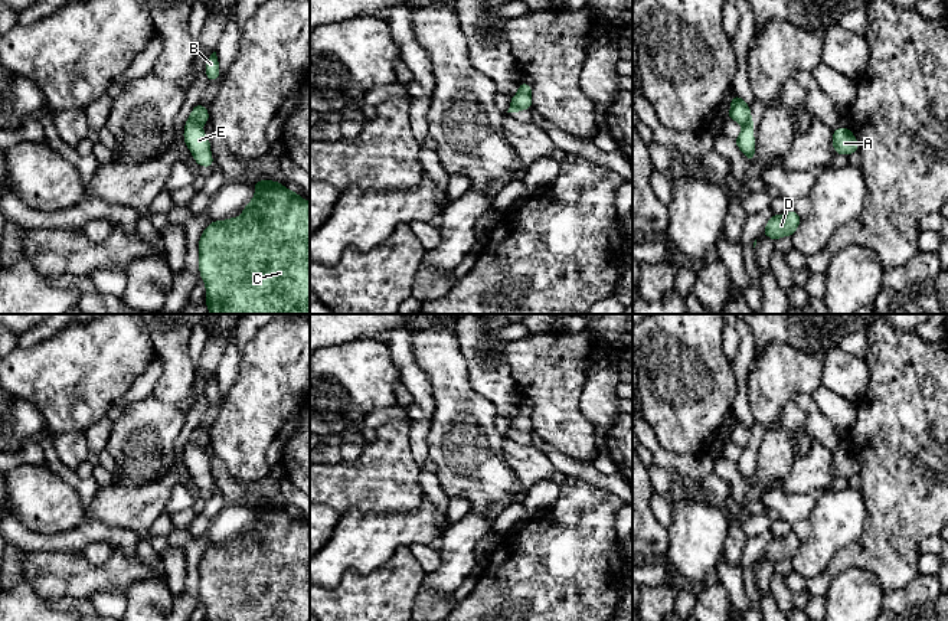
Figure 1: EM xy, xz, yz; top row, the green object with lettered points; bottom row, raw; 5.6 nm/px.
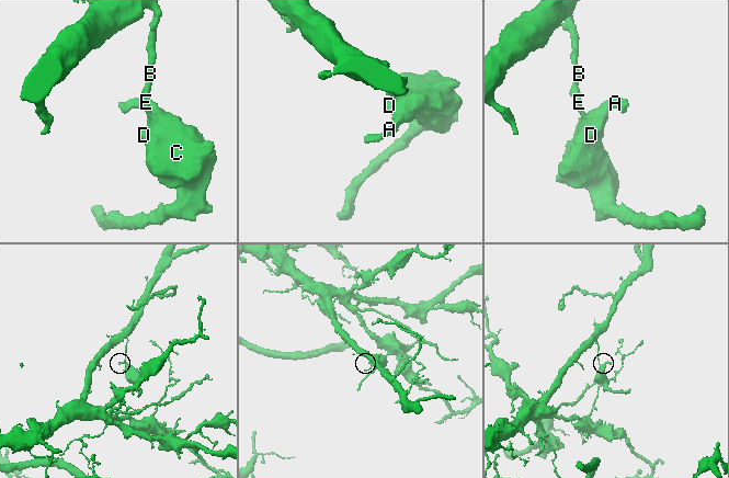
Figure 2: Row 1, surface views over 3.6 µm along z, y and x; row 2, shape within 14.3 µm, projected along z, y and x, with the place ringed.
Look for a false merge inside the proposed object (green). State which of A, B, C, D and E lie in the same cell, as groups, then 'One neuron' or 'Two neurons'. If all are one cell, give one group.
Groups: A C D E / B. Two neurons

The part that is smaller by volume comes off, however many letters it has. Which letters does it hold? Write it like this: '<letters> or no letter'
A, C, D, E

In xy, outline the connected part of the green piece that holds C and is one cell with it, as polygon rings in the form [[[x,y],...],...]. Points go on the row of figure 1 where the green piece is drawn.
[[[254,180],[254,182],[255,182],[255,196],[243,207],[242,215],[238,218],[210,222],[199,239],[199,255],[200,255],[199,272],[206,287],[206,308],[209,310],[210,314],[310,314],[310,202],[304,200],[294,190],[287,190],[284,187],[284,183],[272,180]]]

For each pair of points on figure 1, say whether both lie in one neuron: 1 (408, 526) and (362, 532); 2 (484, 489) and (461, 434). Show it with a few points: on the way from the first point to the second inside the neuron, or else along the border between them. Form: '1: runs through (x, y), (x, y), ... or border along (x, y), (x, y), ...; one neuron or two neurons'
1: runs through (396, 529), (373, 532); one neuron
2: runs through (481, 476), (470, 461), (467, 447); one neuron

